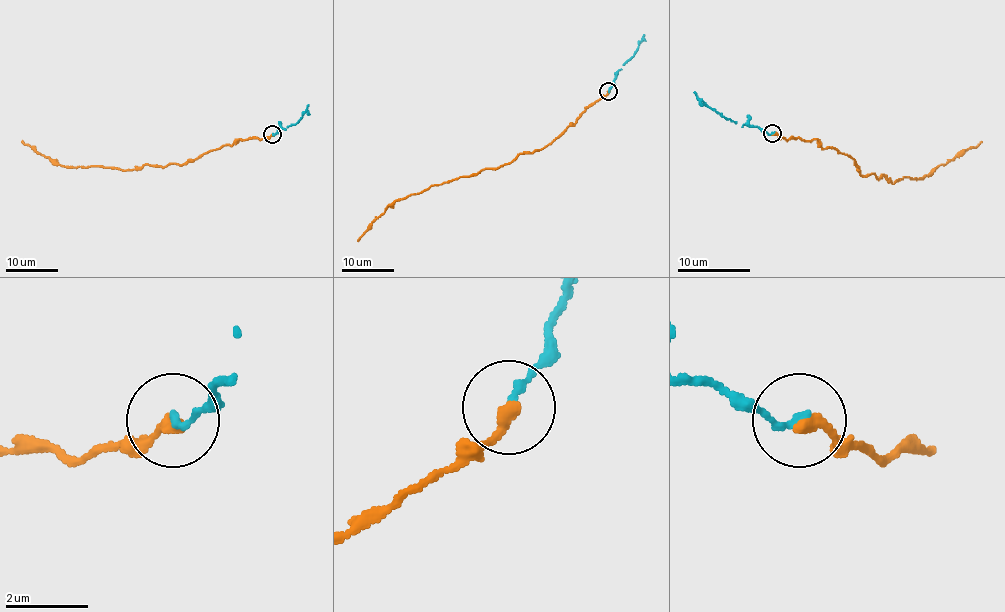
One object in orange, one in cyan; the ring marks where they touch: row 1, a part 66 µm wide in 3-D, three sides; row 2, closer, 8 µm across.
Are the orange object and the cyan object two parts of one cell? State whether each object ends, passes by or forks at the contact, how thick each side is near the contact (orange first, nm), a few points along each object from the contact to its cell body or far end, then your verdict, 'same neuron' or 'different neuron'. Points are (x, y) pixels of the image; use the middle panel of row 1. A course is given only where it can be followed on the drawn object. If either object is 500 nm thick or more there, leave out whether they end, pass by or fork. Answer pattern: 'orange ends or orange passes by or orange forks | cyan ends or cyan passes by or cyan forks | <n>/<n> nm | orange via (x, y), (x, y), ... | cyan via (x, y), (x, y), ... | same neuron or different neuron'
orange ends | cyan ends | 300/170 nm | orange via (608, 91), (542, 148), (518, 155), (499, 168), (482, 169), (396, 199), (358, 241) | cyan via (608, 91), (616, 73), (630, 57), (643, 34) | same neuron

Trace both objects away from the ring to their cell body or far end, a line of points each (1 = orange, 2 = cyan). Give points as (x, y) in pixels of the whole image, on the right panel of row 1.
1: (773, 133), (816, 139), (823, 148), (852, 159), (862, 175), (881, 175), (890, 182), (923, 177), (981, 141)
2: (773, 133), (726, 119), (693, 92)

